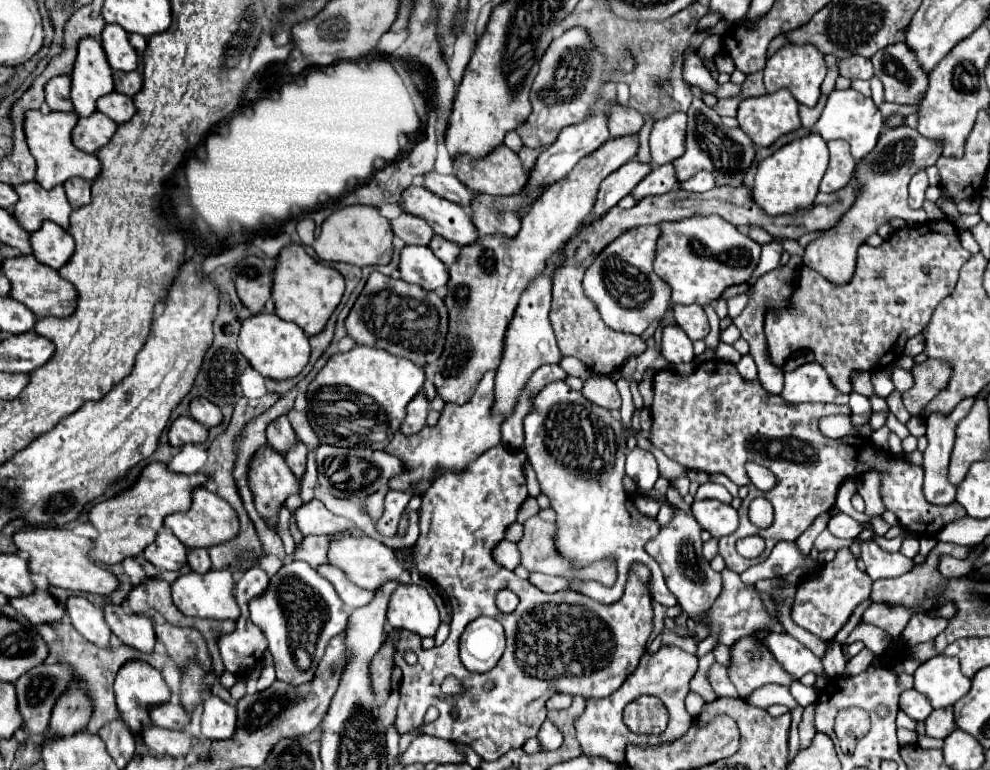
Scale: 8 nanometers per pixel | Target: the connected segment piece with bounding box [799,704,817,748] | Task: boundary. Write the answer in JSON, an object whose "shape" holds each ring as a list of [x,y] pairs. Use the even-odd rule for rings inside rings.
{"shape":[[[813,704],[809,708],[805,708],[803,718],[799,722],[799,736],[801,736],[801,748],[807,748],[815,736],[817,730],[813,730],[813,720],[811,720],[811,712],[813,712]]]}

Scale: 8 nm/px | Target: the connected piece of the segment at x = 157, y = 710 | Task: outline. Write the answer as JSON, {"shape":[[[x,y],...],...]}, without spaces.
{"shape":[[[171,702],[149,708],[149,716],[153,724],[169,730],[181,730],[189,724],[189,716],[185,714],[185,710],[179,704],[171,704]]]}

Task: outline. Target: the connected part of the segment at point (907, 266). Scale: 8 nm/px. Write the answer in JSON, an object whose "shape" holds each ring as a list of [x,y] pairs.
{"shape":[[[947,220],[925,222],[921,226],[905,226],[895,230],[881,246],[863,244],[857,254],[857,268],[853,278],[847,284],[833,284],[825,280],[821,272],[813,272],[811,268],[801,268],[797,286],[791,294],[791,302],[785,308],[771,308],[765,314],[765,336],[769,354],[775,364],[783,366],[783,362],[793,352],[811,350],[815,360],[827,368],[831,382],[839,392],[849,394],[851,382],[849,374],[853,370],[873,370],[881,356],[889,356],[889,364],[903,354],[903,346],[909,338],[917,336],[929,322],[935,306],[953,292],[961,266],[971,258],[961,242],[955,226]]]}

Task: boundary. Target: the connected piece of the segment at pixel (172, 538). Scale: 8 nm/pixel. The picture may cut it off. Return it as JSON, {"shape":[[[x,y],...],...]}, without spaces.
{"shape":[[[161,530],[143,556],[161,570],[179,570],[187,562],[187,546],[169,530]]]}

